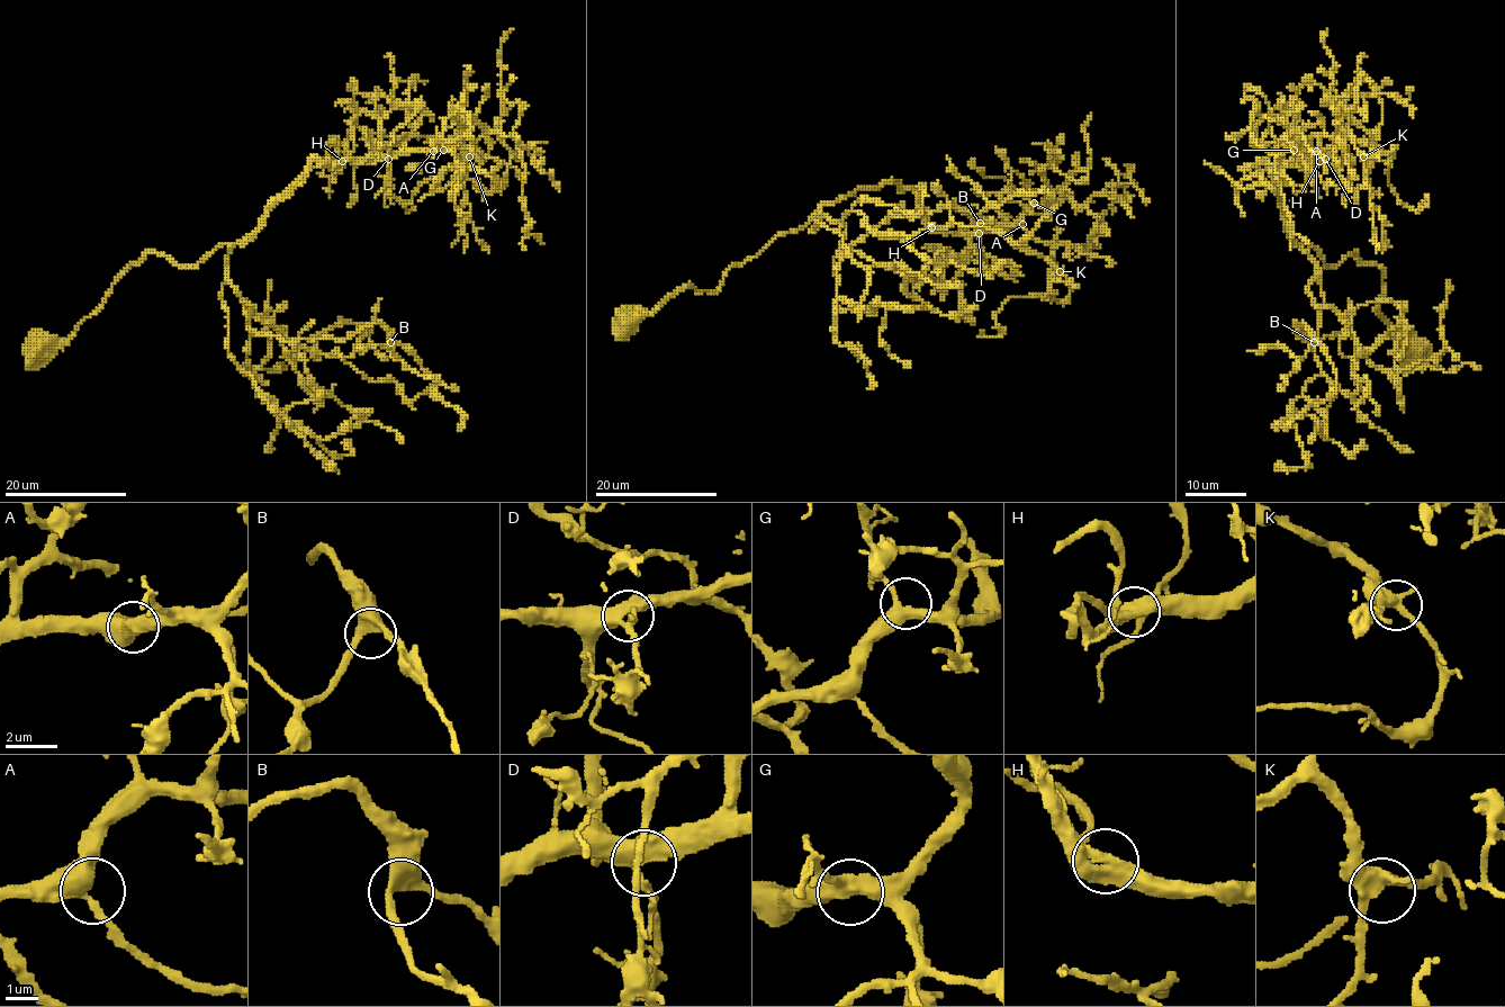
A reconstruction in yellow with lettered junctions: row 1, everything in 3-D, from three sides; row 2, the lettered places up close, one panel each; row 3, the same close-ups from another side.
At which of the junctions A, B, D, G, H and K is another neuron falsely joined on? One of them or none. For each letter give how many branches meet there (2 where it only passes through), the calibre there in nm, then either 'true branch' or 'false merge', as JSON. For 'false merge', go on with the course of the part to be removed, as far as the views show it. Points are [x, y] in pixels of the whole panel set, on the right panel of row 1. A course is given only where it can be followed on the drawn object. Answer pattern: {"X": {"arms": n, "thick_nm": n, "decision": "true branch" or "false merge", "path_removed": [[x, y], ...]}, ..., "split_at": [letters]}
{"A": {"arms": 3, "thick_nm": 440, "decision": "true branch"}, "B": {"arms": 3, "thick_nm": 380, "decision": "true branch"}, "D": {"arms": 3, "thick_nm": 440, "decision": "true branch"}, "G": {"arms": 3, "thick_nm": 400, "decision": "true branch"}, "H": {"arms": 3, "thick_nm": 440, "decision": "true branch"}, "K": {"arms": 3, "thick_nm": 380, "decision": "true branch"}, "split_at": []}

